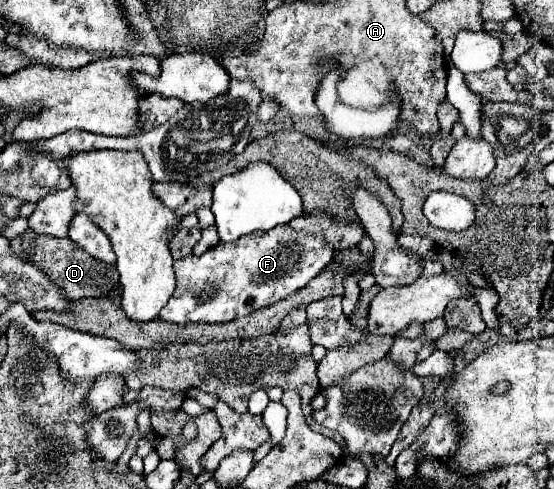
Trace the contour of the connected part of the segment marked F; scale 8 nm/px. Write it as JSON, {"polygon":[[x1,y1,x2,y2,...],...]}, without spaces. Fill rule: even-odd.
{"polygon":[[275,226,267,232,251,232,233,242,219,242,205,254,189,254,175,260,177,288,159,318,187,322,229,322,259,308,271,306,303,288,333,260,333,246,323,236,293,232,289,226]]}

